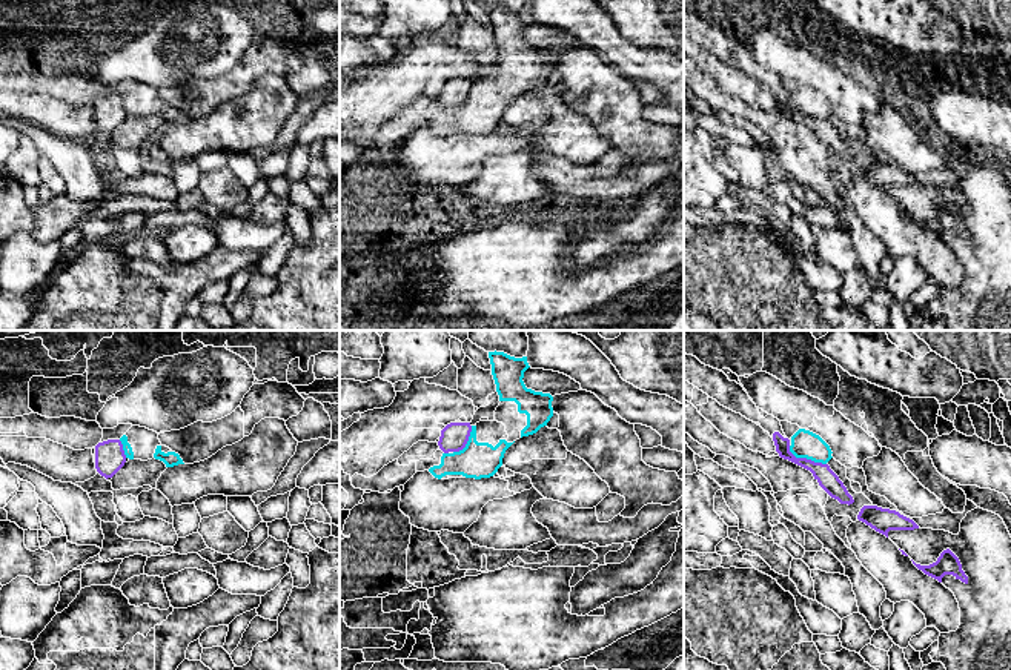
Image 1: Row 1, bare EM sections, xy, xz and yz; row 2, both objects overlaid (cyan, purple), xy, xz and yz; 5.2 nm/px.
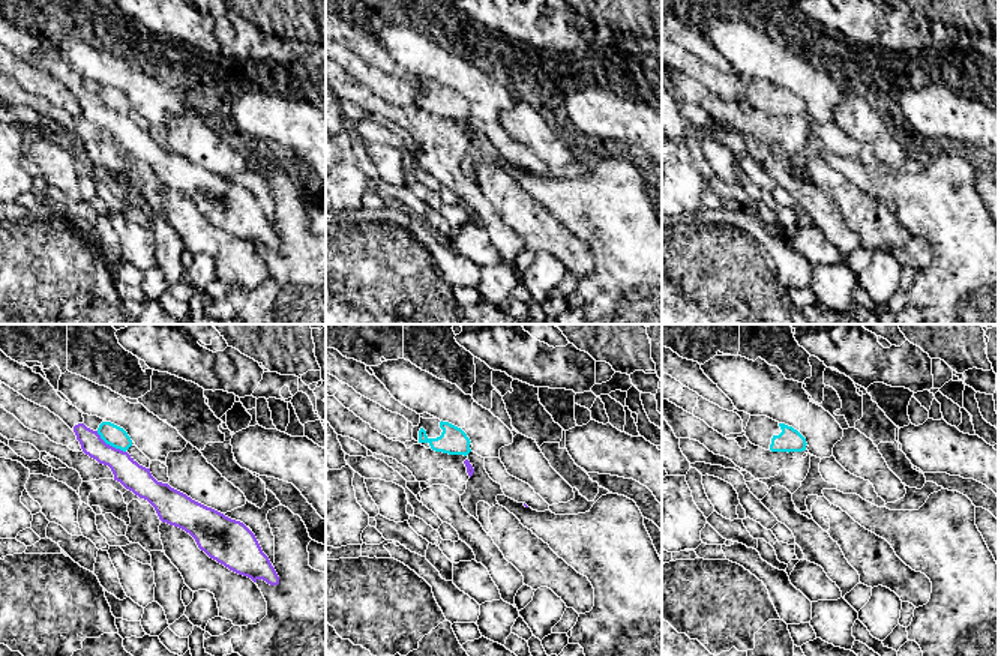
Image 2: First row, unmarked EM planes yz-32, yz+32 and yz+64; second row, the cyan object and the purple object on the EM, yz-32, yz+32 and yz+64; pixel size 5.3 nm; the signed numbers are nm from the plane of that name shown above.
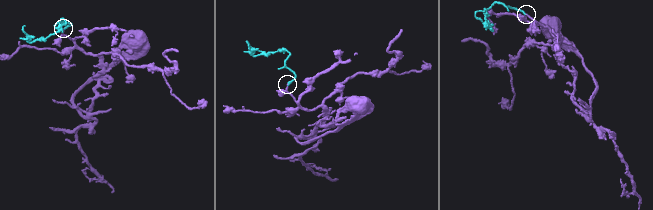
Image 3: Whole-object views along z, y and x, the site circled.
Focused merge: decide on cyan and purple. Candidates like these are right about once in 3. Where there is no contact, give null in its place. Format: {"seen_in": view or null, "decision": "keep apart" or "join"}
{"seen_in": "yz", "decision": "keep apart"}

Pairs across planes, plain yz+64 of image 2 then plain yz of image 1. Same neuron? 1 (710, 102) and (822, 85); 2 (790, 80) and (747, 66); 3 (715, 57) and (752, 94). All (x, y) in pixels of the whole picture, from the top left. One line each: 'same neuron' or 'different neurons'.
1: different neurons
2: different neurons
3: different neurons

